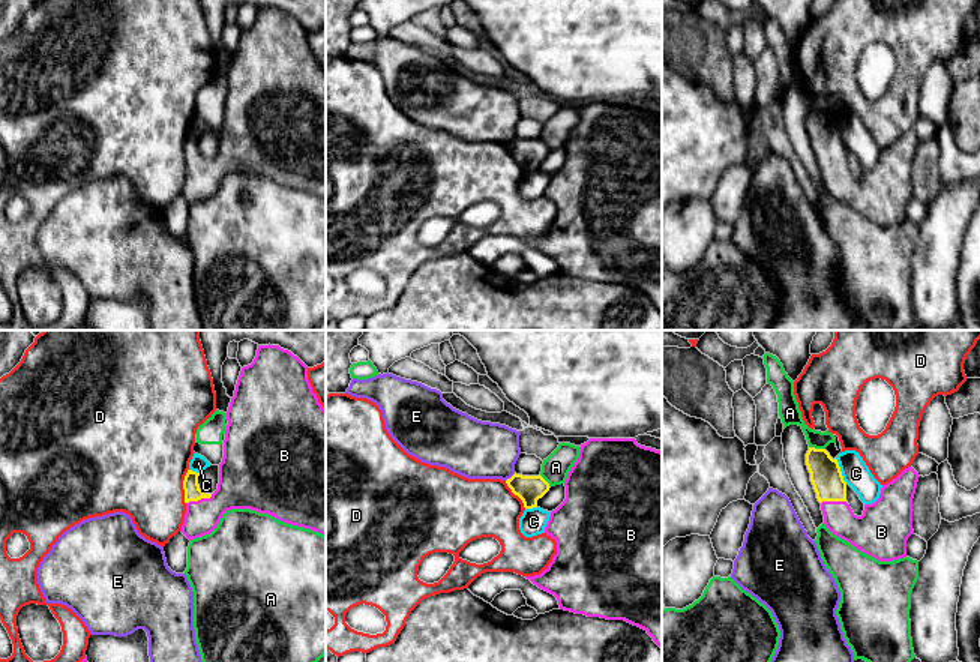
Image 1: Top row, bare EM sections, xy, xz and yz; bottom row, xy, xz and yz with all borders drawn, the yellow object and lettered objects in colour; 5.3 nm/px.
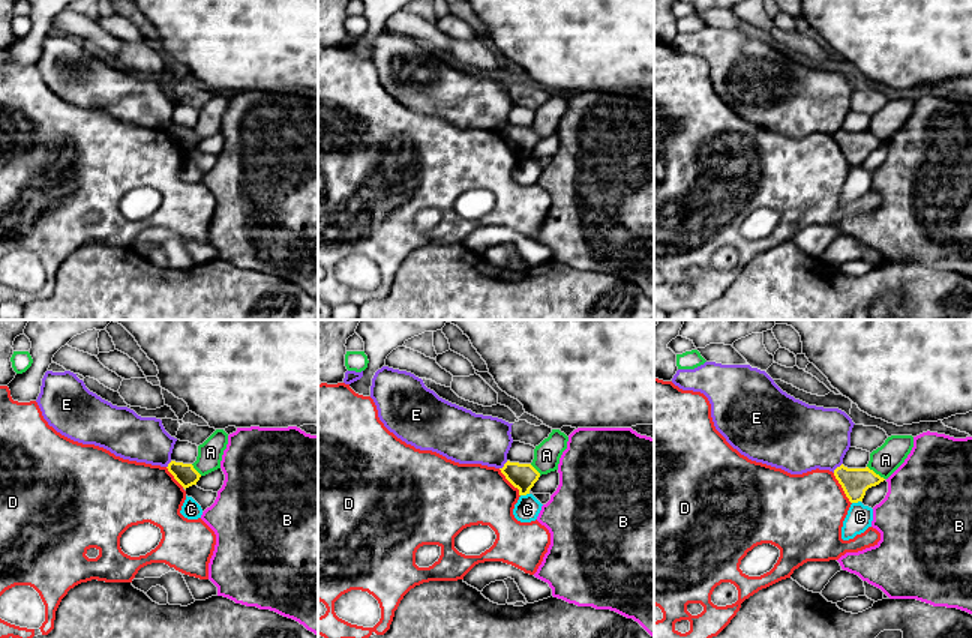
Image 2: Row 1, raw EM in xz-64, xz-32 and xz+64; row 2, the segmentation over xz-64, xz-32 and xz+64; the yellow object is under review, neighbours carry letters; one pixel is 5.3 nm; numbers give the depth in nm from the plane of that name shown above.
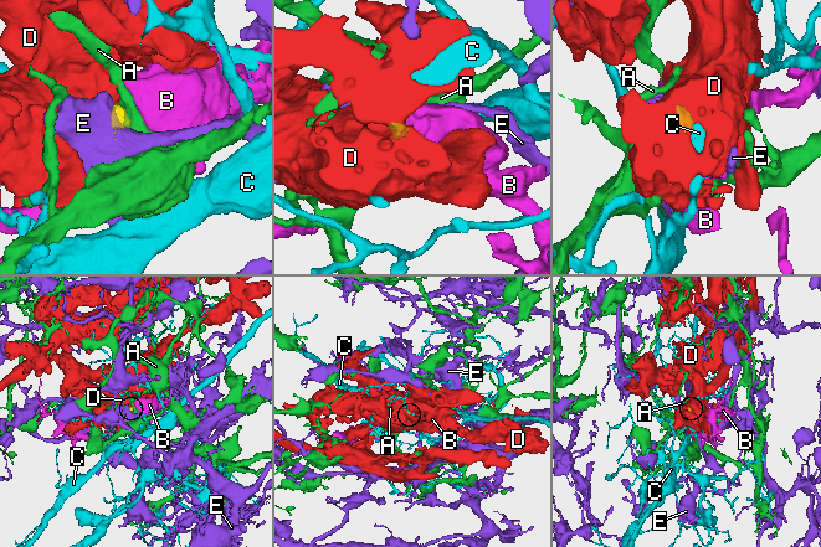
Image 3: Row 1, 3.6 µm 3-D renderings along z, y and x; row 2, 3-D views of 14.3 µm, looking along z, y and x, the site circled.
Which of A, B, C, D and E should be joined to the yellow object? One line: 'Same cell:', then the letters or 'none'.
Same cell: B

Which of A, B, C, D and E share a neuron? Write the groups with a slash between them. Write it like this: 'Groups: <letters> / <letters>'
Groups: A / B / C / D / E

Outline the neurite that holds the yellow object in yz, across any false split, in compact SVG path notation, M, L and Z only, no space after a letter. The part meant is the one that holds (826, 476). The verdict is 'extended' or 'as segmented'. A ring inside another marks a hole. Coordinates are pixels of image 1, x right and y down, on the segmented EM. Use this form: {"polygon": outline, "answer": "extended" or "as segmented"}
{"polygon": "M809 447L806 465L824 524L833 534L879 561L906 557L906 540L914 534L912 498L920 477L912 467L882 485L879 498L864 504L863 515L857 516L846 503L846 482L837 459L825 449Z", "answer": "extended"}

